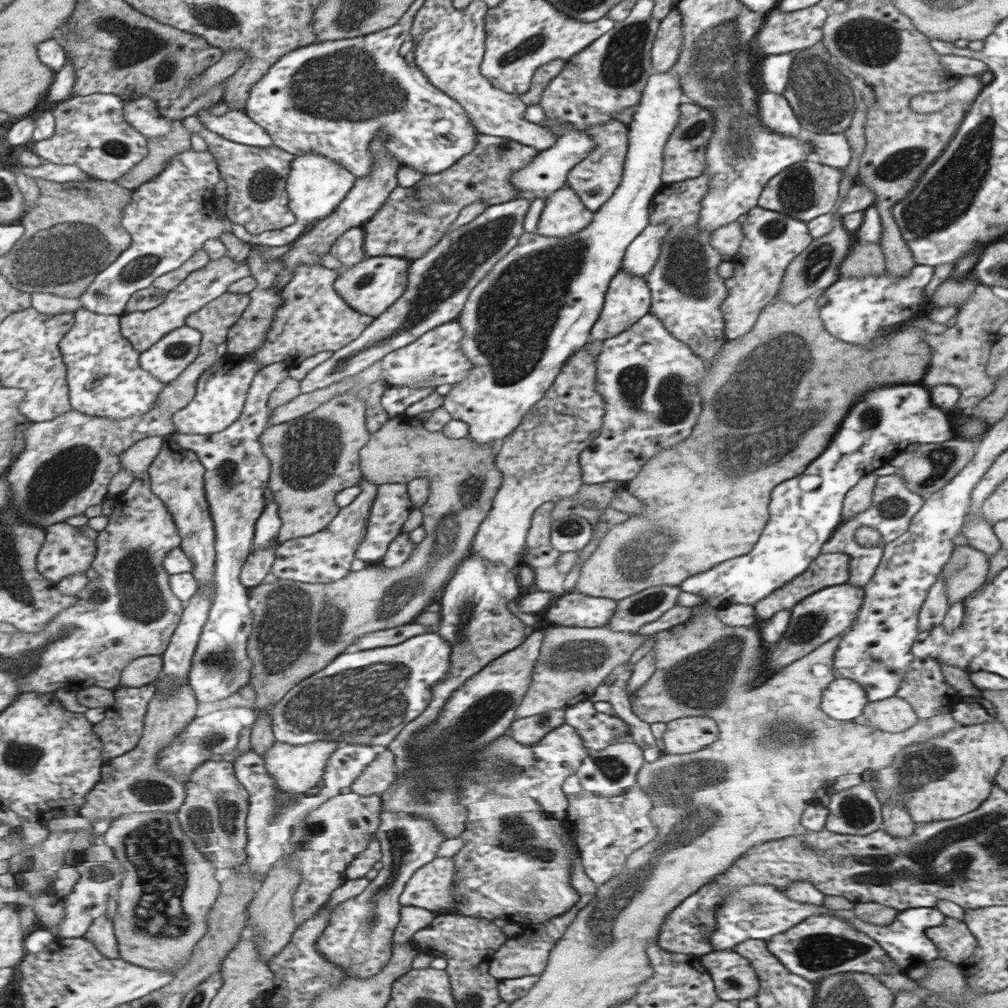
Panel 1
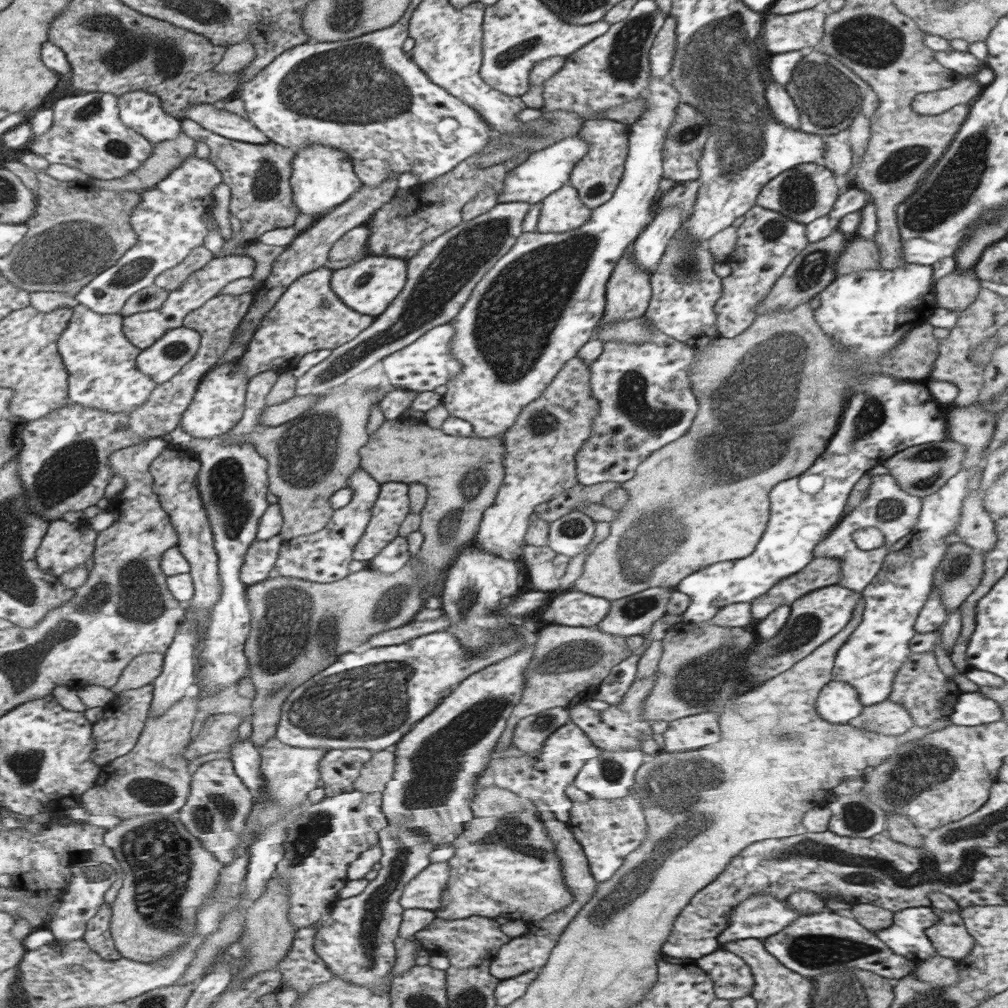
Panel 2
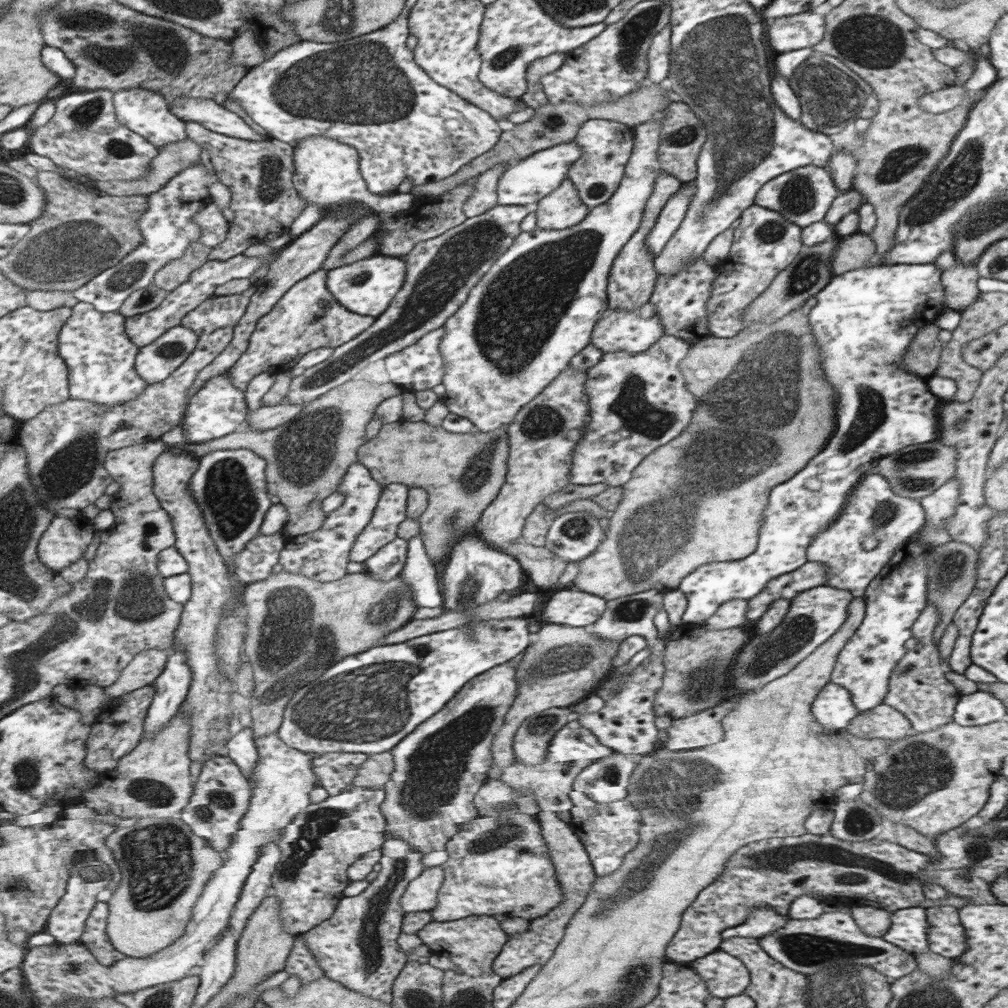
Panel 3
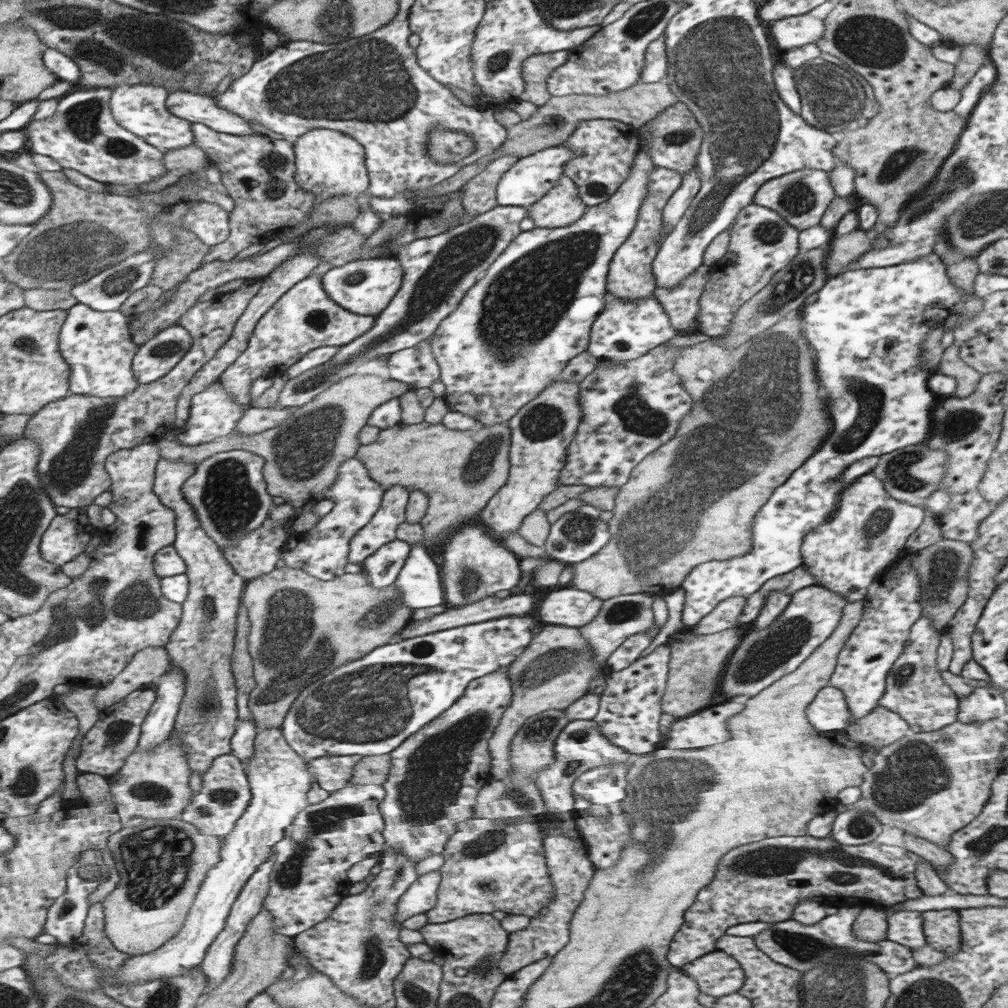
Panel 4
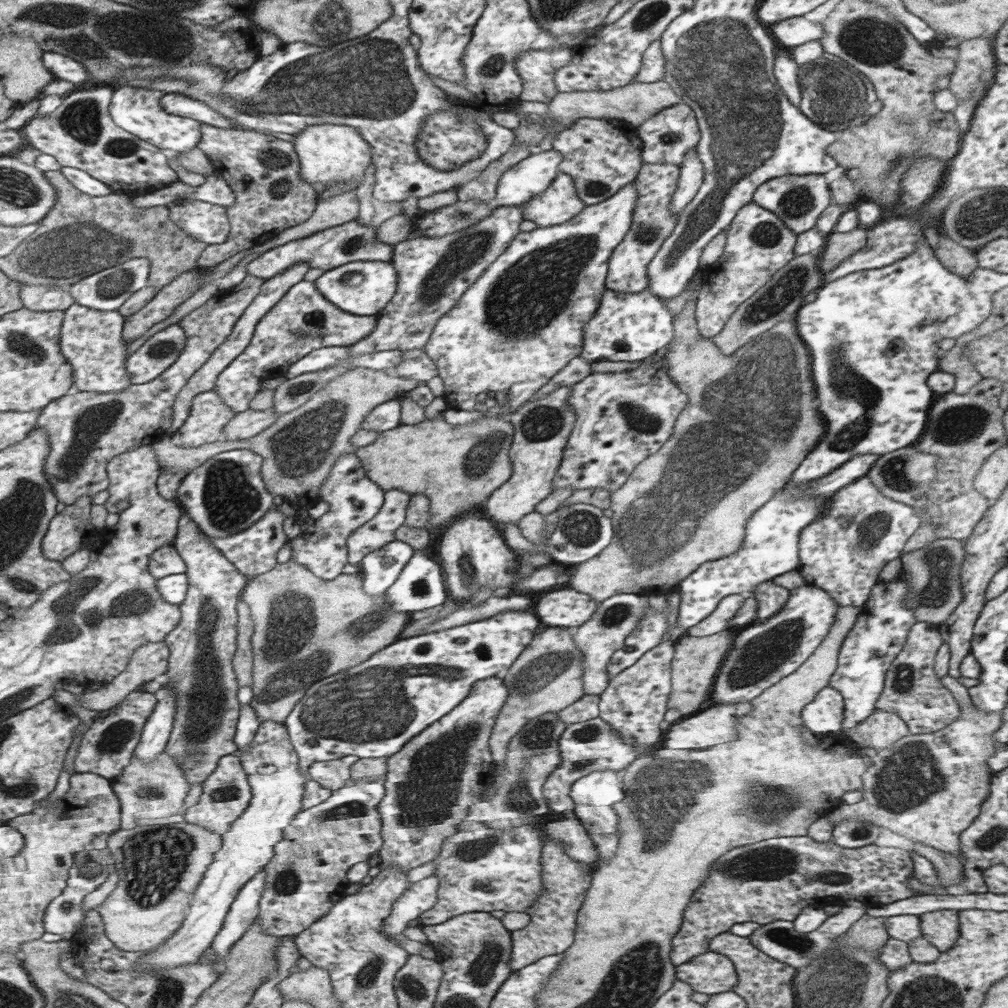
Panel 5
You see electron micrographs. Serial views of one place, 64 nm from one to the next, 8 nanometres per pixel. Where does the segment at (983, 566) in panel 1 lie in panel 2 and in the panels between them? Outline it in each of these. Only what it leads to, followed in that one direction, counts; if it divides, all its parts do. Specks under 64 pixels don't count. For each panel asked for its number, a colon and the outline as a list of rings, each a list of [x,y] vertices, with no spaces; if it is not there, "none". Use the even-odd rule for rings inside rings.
2: [[[951,544],[947,556],[935,572],[933,588],[939,588],[947,614],[959,608],[981,584],[985,554],[965,544]]]

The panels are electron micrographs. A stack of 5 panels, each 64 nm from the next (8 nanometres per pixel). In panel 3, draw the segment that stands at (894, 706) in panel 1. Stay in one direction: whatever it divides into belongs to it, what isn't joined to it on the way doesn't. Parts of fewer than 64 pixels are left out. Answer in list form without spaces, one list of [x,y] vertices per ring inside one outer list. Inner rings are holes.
[[[879,704],[871,710],[861,712],[855,720],[849,722],[847,730],[855,736],[865,738],[887,738],[887,740],[903,740],[913,730],[911,720],[903,716],[897,708],[889,704]]]

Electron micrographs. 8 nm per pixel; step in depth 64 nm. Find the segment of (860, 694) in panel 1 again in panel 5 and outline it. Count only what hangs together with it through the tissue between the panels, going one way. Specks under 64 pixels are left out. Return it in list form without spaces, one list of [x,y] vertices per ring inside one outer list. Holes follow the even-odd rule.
[[[825,686],[803,710],[805,728],[813,734],[841,734],[845,720],[845,700],[839,690]]]

